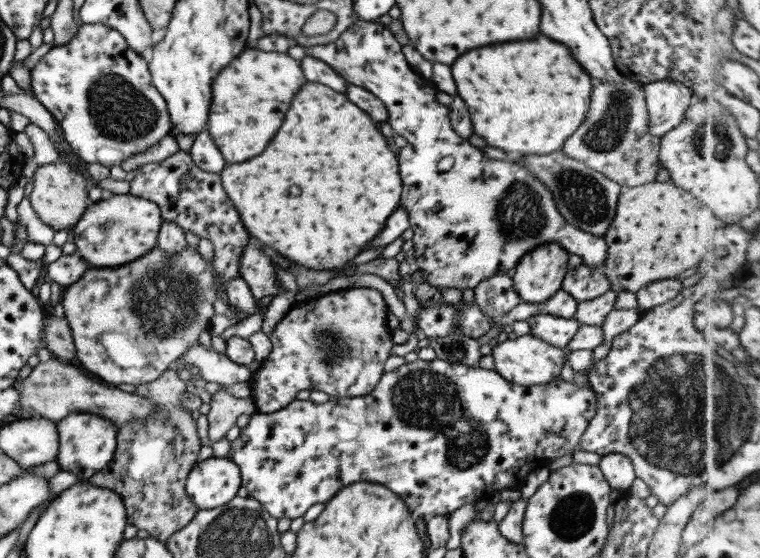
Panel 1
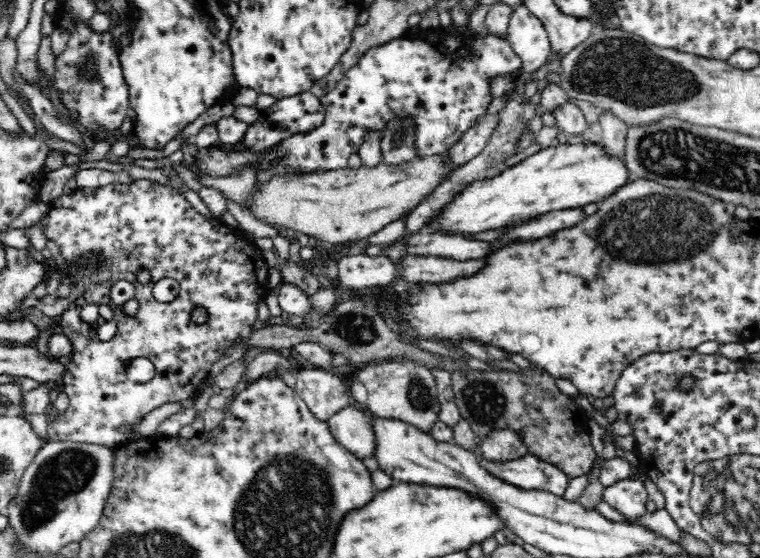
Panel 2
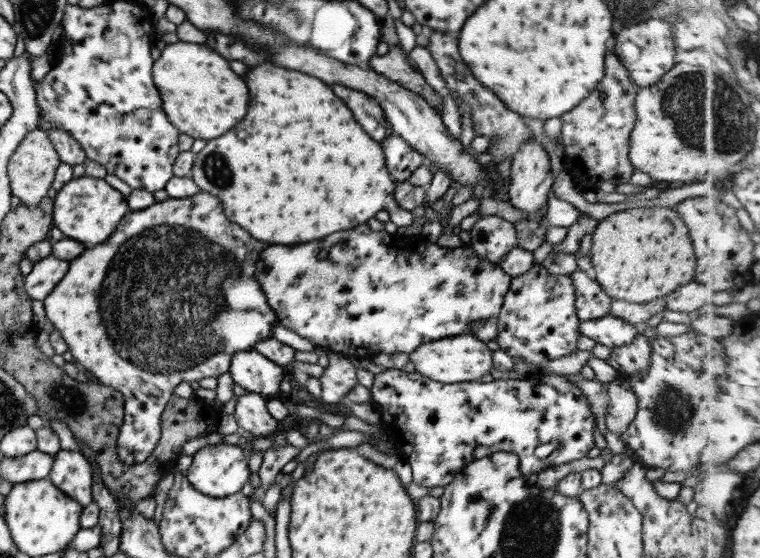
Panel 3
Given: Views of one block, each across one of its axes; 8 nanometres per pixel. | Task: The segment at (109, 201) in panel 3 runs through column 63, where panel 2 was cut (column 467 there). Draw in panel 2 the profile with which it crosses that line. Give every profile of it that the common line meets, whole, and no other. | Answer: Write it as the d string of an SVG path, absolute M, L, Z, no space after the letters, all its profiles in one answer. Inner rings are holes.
M583 140L566 141L557 147L550 146L540 149L536 153L526 156L518 163L513 164L499 174L490 178L476 178L461 188L452 200L449 200L419 234L444 234L446 236L465 236L480 234L486 230L506 227L512 222L528 221L531 218L542 216L555 210L572 210L584 207L590 202L602 202L615 190L628 183L628 169L620 158L610 156L601 144Z

